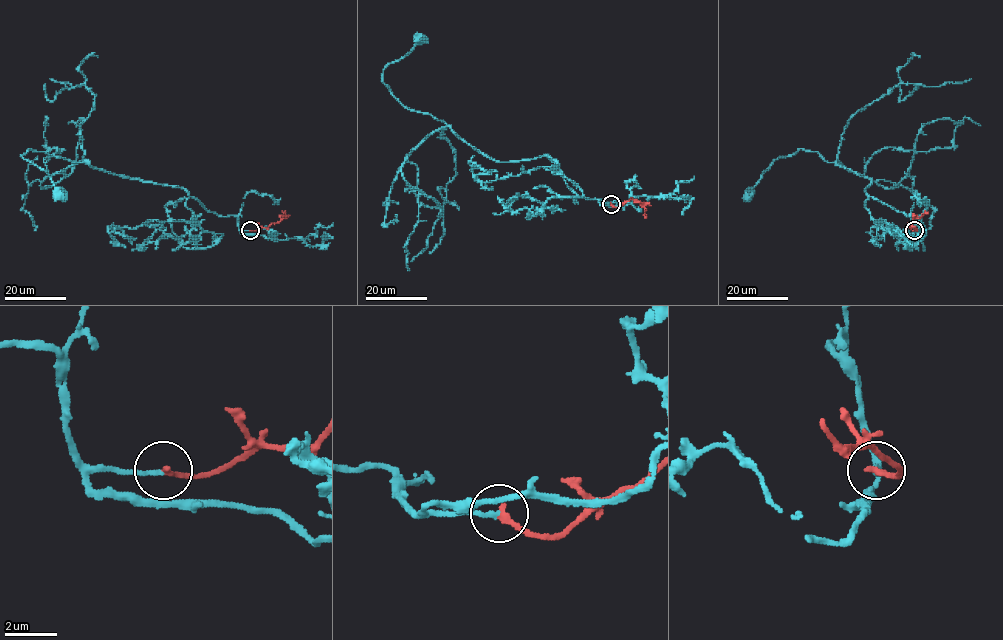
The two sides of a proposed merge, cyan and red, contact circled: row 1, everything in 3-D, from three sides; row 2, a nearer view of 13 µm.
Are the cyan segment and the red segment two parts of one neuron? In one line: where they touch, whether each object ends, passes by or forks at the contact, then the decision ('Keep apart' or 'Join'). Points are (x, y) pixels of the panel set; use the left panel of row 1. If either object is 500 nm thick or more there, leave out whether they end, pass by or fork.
Place: (250, 230). At the ring cyan ends. At the ring red ends. Join

